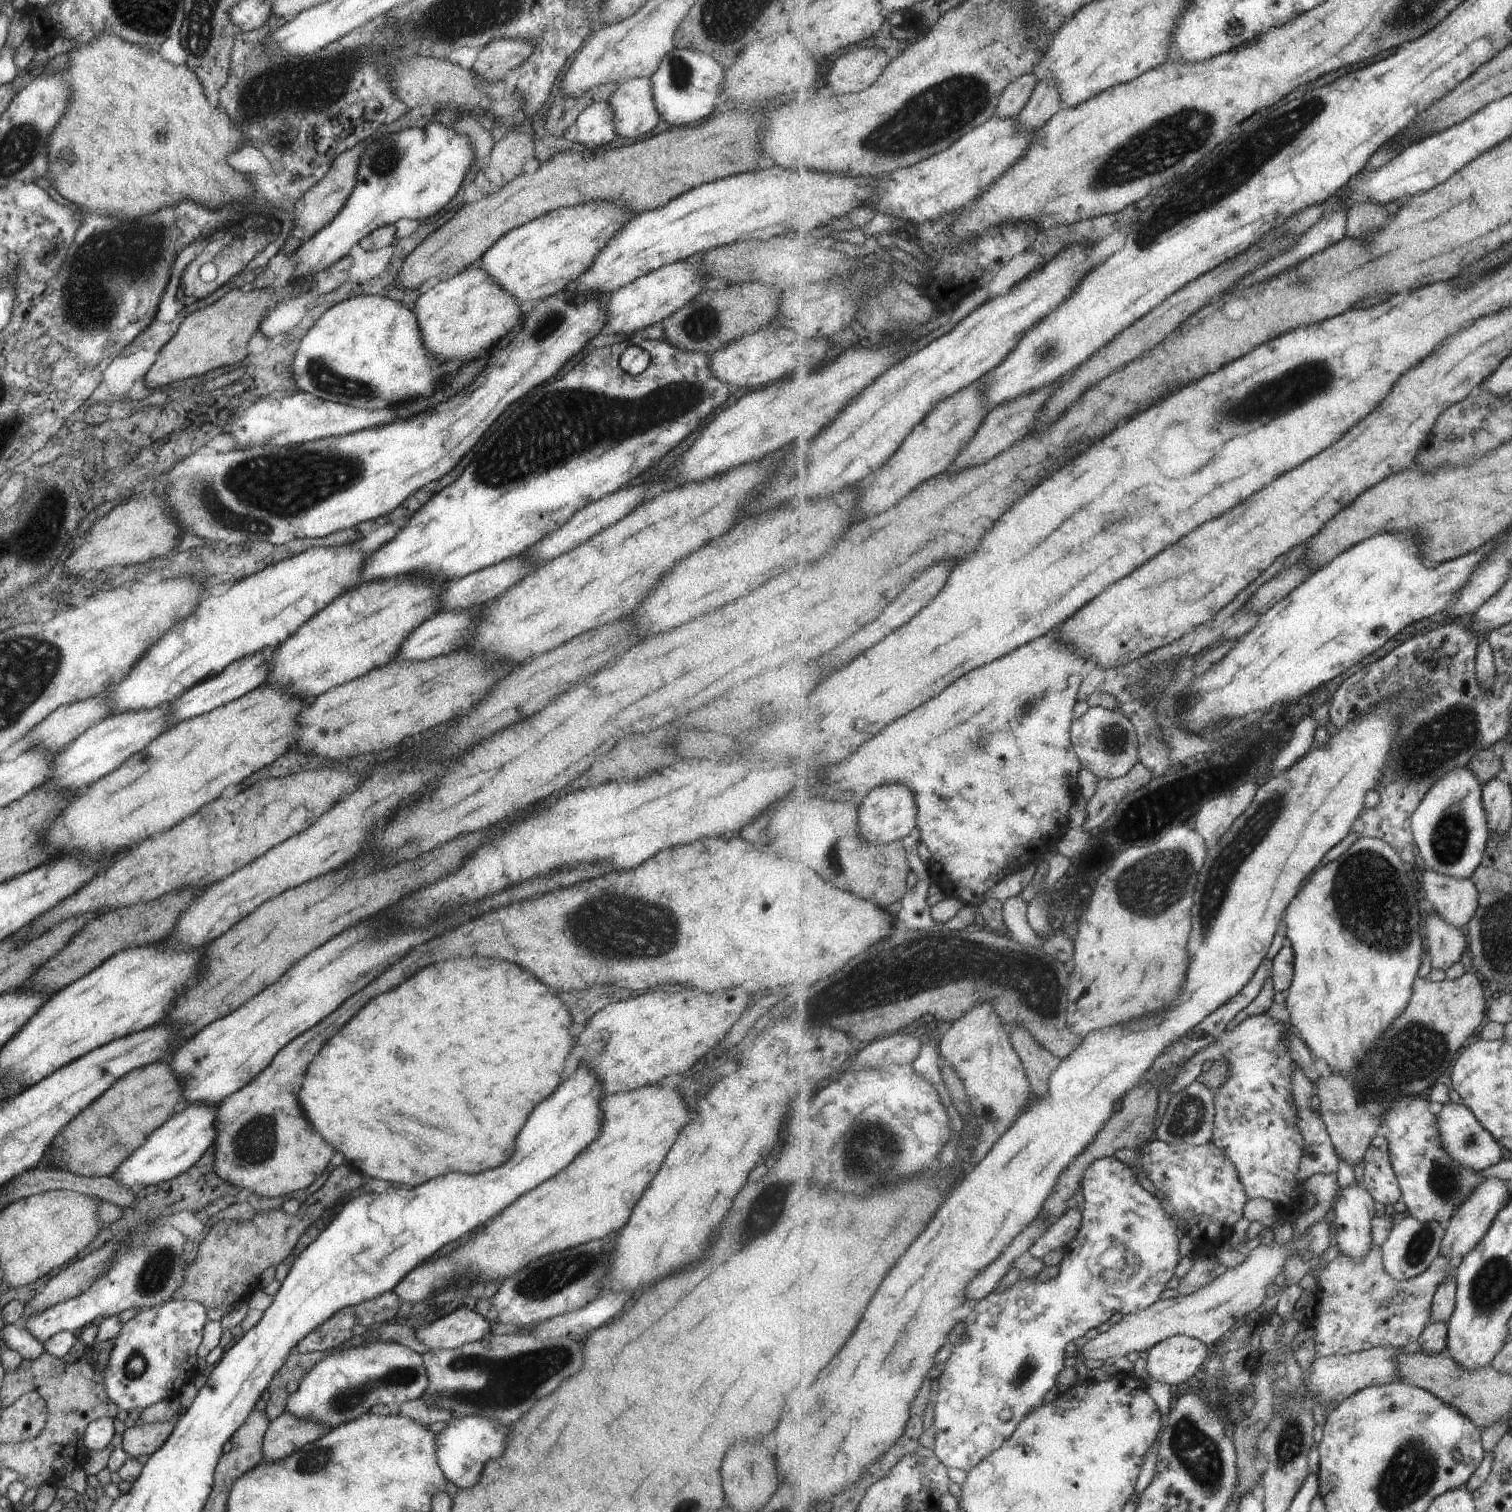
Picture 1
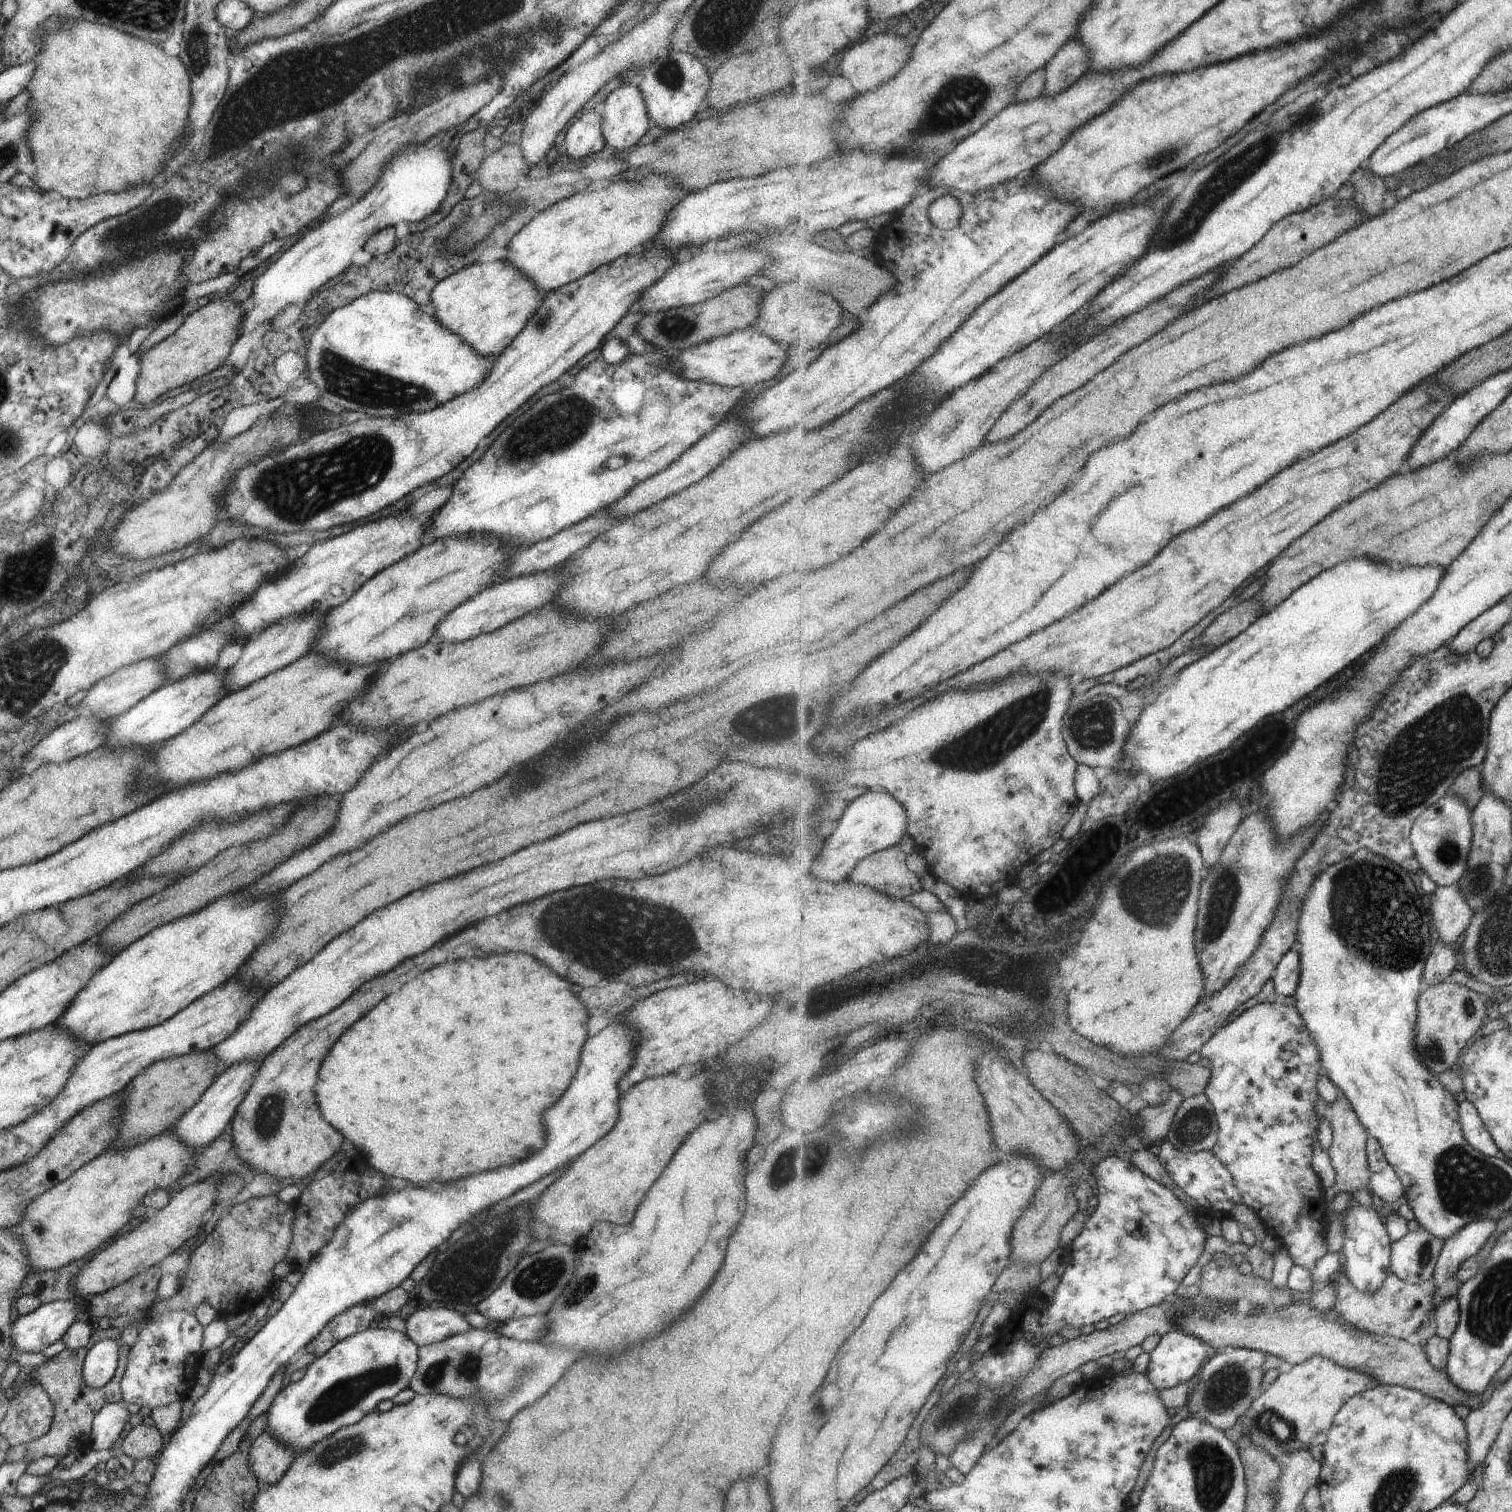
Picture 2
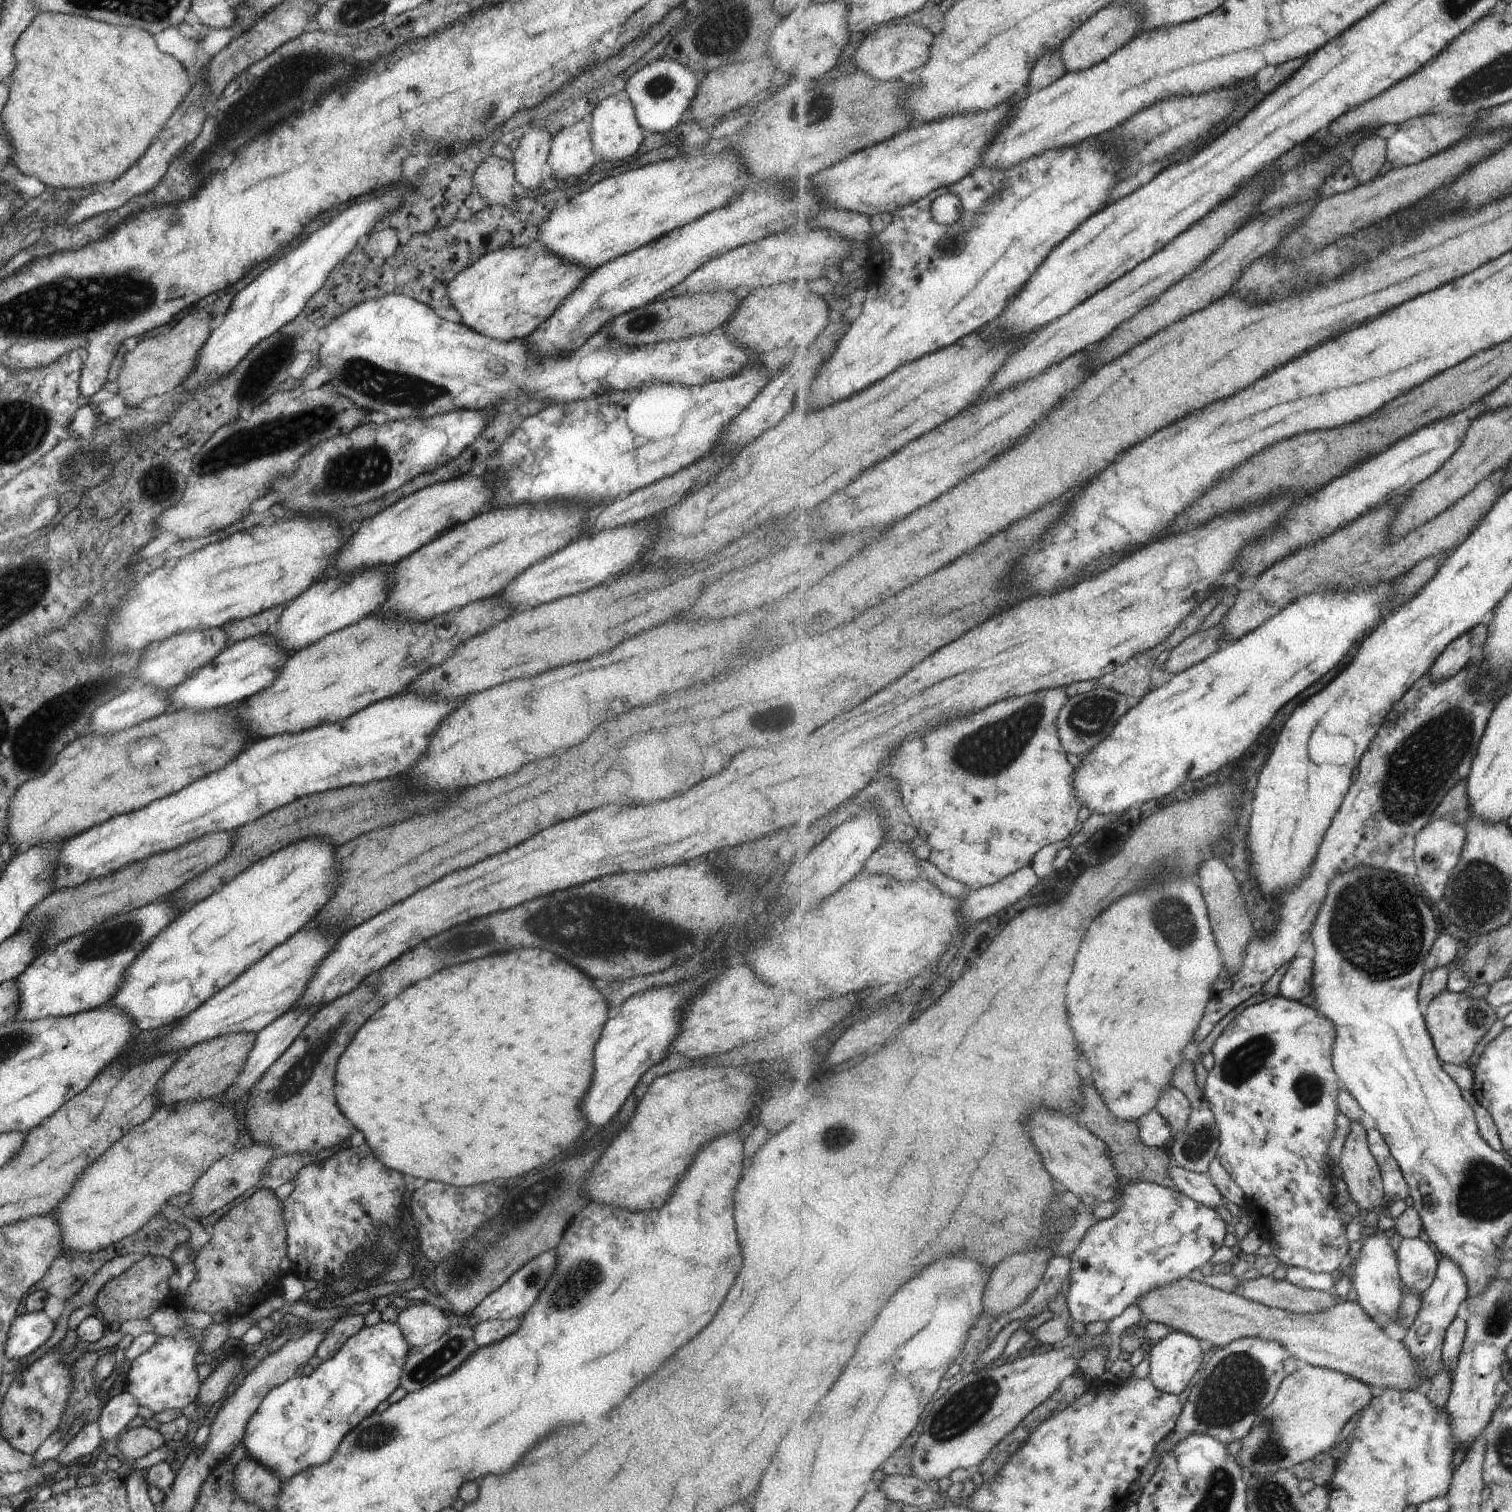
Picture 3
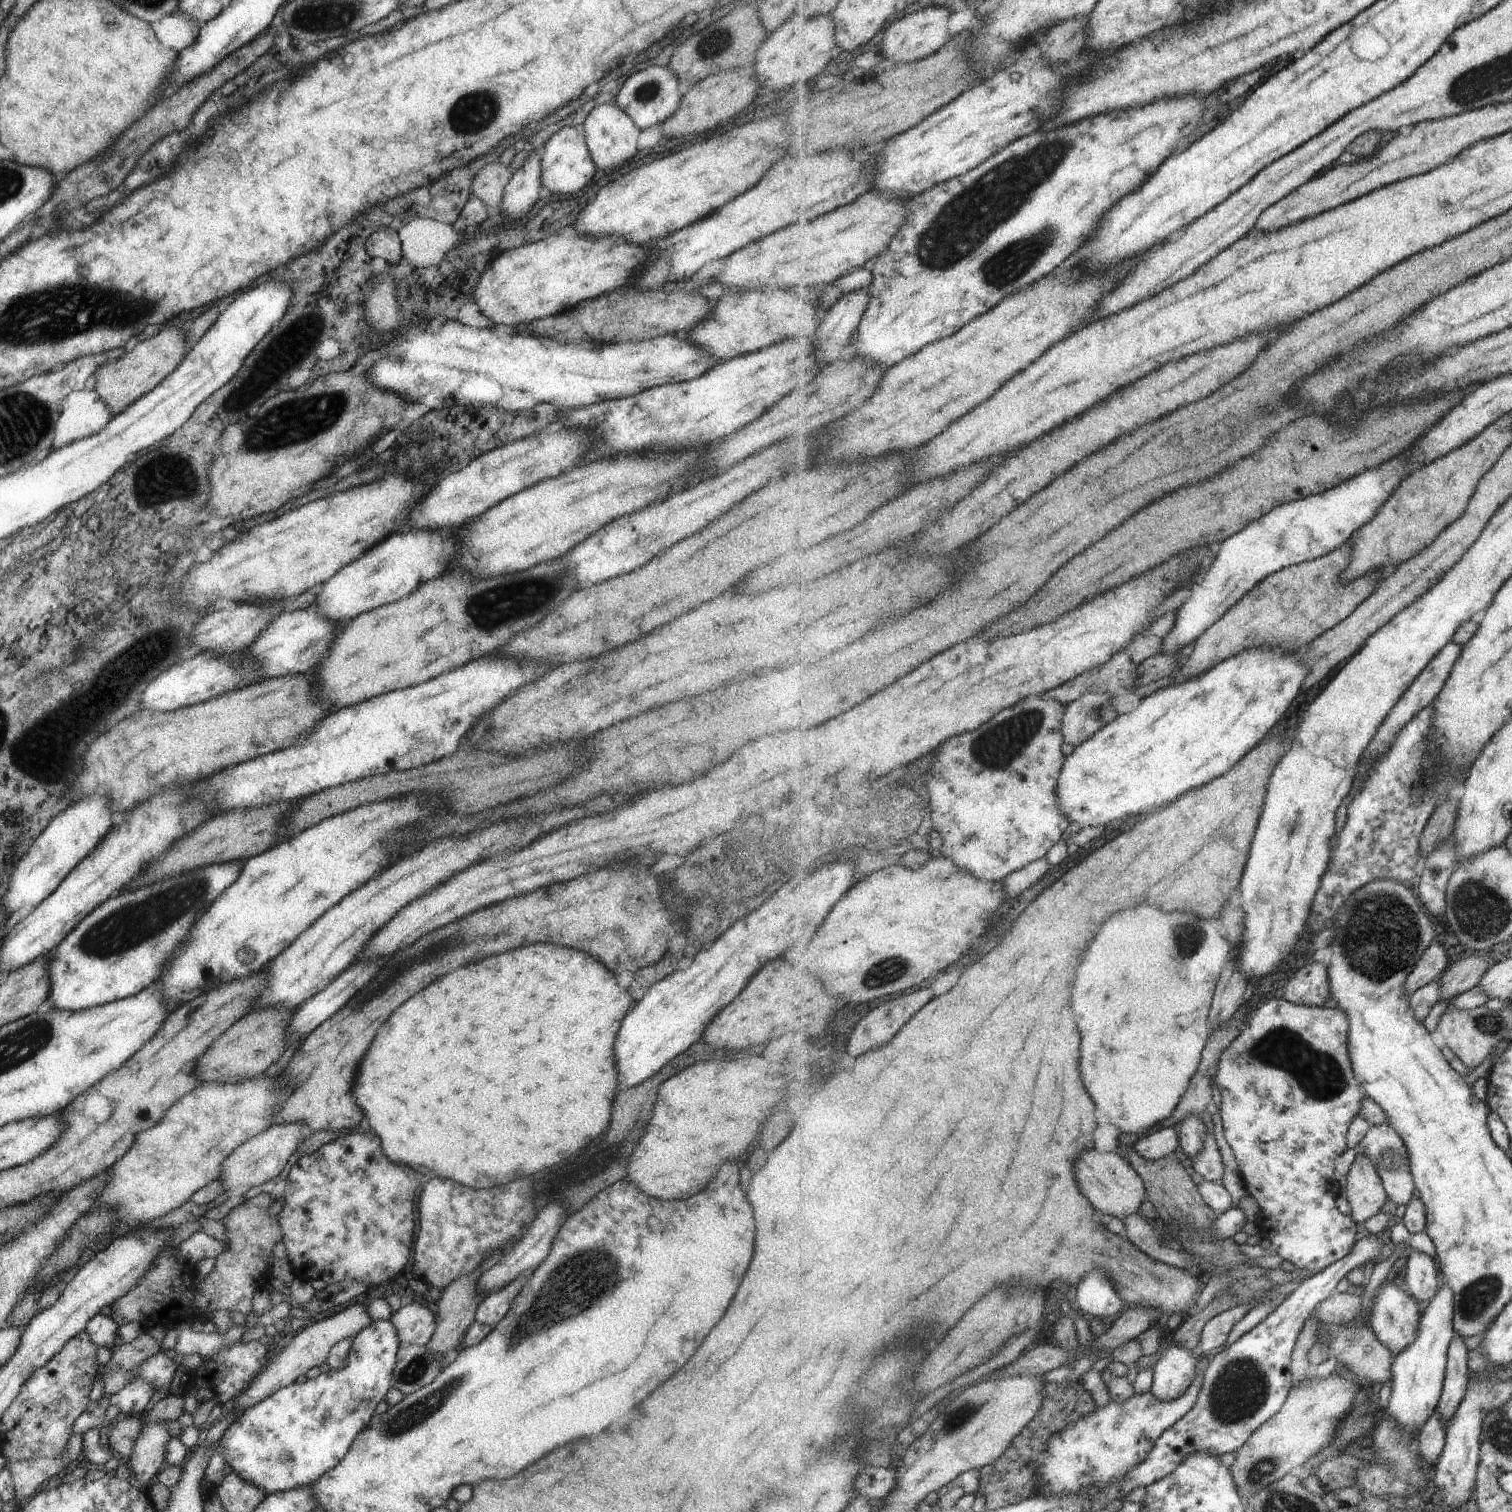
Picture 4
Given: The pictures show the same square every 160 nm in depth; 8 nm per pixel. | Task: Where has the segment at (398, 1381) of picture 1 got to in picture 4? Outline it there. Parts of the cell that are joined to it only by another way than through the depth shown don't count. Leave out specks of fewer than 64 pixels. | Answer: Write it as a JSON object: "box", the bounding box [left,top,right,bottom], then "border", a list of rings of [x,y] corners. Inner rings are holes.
{"box":[218,1319,399,1495],"border":[[[389,1319],[373,1321],[351,1339],[347,1362],[338,1371],[329,1370],[301,1384],[293,1381],[253,1406],[248,1406],[225,1428],[218,1440],[230,1472],[236,1472],[239,1478],[259,1487],[268,1495],[309,1485],[320,1474],[334,1467],[347,1452],[355,1435],[373,1416],[377,1402],[381,1402],[391,1388],[391,1375],[399,1345],[395,1327]]]}

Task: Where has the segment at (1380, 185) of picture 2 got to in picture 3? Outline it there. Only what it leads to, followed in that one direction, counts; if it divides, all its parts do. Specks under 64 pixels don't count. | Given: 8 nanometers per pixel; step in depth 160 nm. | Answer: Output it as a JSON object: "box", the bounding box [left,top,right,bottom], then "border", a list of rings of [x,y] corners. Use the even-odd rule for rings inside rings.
{"box":[1349,134,1388,185],"border":[[[1371,134],[1355,144],[1349,164],[1361,185],[1380,176],[1388,160],[1387,143],[1384,138]]]}

